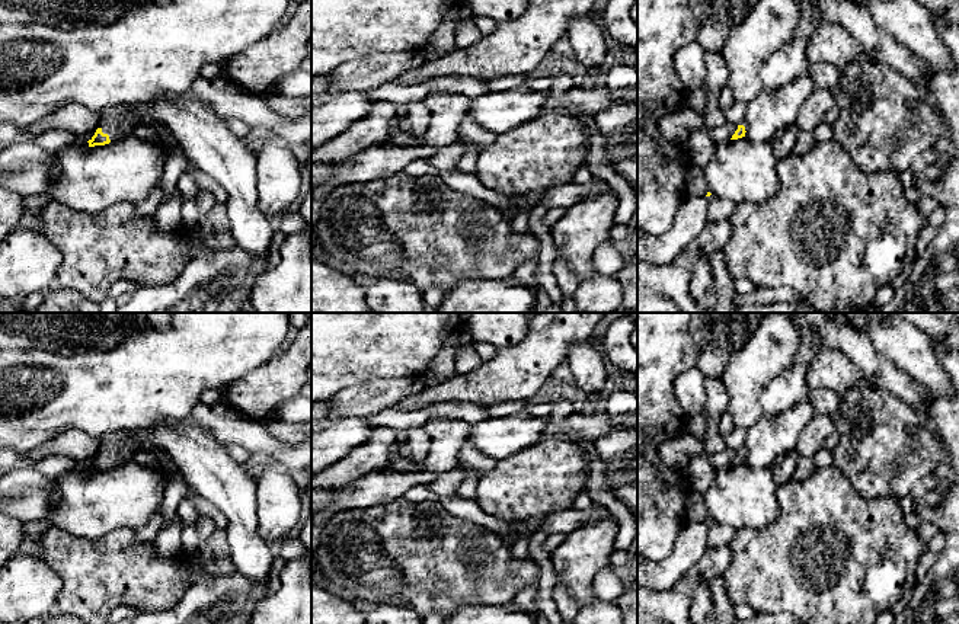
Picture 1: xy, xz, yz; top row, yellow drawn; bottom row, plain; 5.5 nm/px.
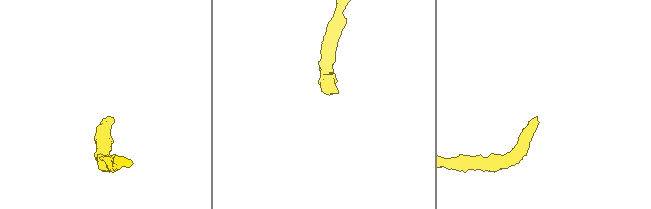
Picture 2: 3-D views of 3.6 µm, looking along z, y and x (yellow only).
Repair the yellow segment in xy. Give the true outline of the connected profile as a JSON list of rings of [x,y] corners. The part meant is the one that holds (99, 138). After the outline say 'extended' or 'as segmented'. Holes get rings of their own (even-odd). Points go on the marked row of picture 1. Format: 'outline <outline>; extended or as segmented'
outline [[[116,105],[102,111],[100,124],[95,135],[87,141],[89,147],[105,145],[132,134],[141,125],[141,118],[130,105]]]; extended

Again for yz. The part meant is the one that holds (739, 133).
outline [[[809,73],[802,74],[774,92],[761,92],[751,103],[731,140],[747,137],[754,141],[771,141],[783,128],[795,125],[803,102],[815,92]]]; extended

